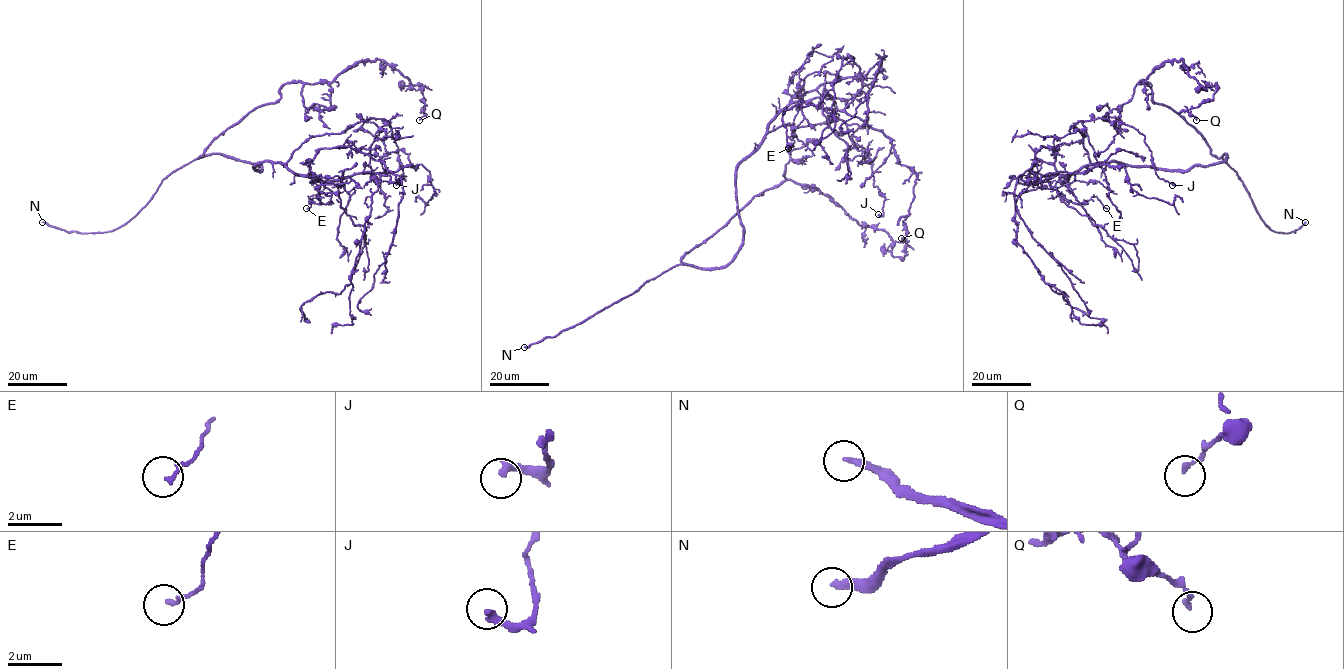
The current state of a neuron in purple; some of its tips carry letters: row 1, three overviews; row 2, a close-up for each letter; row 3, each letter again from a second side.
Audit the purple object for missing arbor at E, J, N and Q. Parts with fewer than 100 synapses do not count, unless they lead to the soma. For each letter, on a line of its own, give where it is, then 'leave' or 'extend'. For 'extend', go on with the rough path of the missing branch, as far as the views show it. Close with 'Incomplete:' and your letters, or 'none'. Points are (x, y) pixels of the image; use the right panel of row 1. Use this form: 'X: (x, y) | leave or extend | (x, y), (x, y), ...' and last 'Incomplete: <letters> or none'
E: (1106, 208) | leave
J: (1172, 185) | leave
N: (1305, 222) | extend | (1305, 222), (1304, 207), (1310, 201), (1313, 203)
Q: (1196, 120) | leave
Incomplete: N

